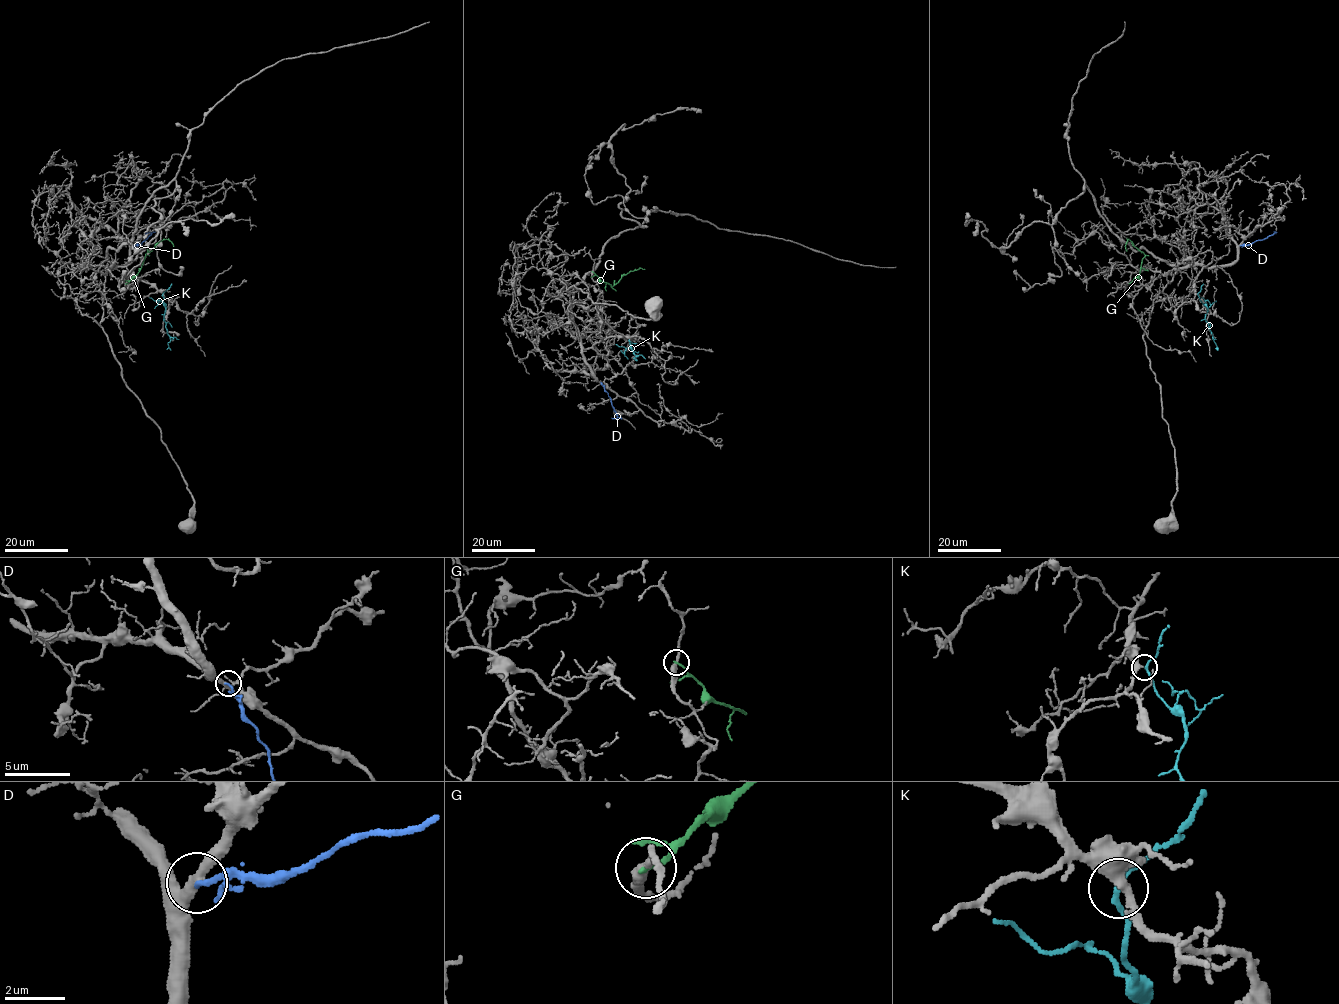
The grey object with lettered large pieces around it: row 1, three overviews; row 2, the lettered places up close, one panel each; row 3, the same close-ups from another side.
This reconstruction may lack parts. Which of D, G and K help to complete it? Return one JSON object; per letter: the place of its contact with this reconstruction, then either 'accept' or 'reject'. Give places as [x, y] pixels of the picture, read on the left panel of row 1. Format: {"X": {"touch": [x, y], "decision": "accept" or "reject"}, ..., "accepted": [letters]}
{"D": {"touch": [134, 245], "decision": "reject"}, "G": {"touch": [126, 283], "decision": "reject"}, "K": {"touch": [162, 294], "decision": "accept"}, "accepted": ["K"]}

